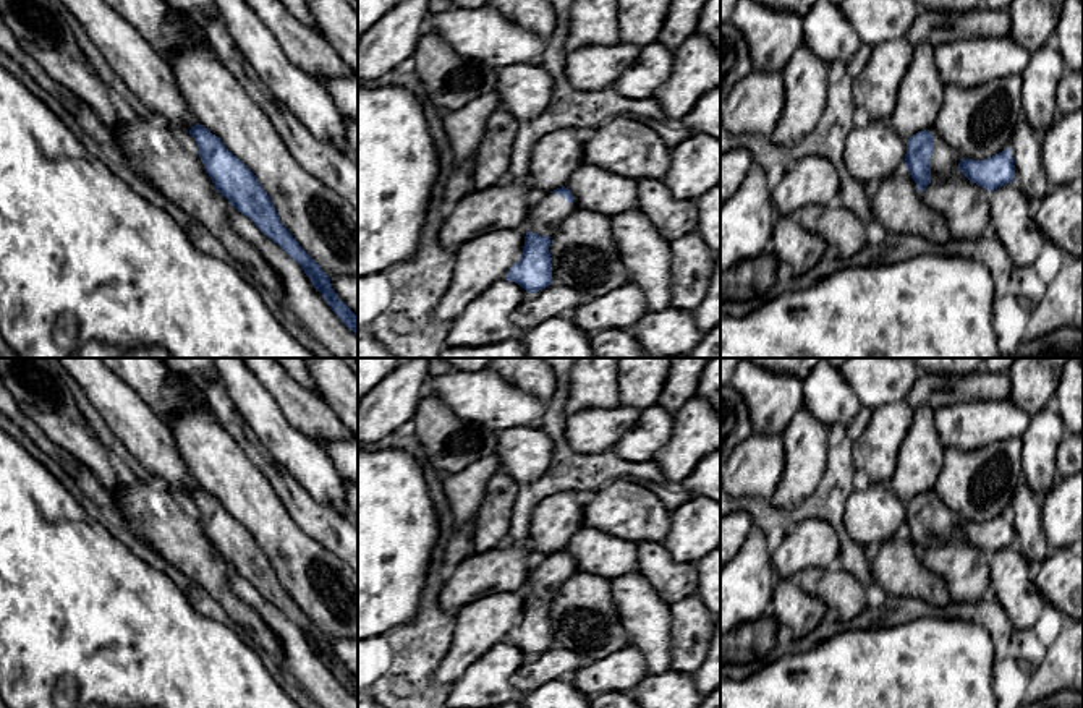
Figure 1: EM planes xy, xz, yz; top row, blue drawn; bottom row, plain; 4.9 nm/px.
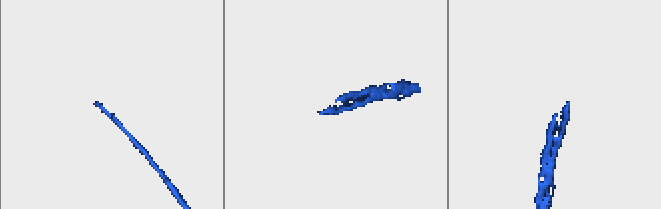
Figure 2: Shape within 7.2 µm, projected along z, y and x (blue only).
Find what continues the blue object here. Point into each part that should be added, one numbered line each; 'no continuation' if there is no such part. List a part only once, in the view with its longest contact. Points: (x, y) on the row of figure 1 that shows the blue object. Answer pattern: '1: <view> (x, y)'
1: yz (944, 162)

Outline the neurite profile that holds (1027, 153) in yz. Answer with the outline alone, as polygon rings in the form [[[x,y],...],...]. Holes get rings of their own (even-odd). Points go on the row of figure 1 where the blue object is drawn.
[[[1026,118],[1017,123],[1010,151],[1015,165],[1015,183],[1023,196],[1038,207],[1043,196],[1051,190],[1051,185],[1043,170],[1043,147]]]

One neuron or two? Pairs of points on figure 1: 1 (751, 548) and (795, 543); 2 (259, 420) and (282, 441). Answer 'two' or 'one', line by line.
1: two
2: one

